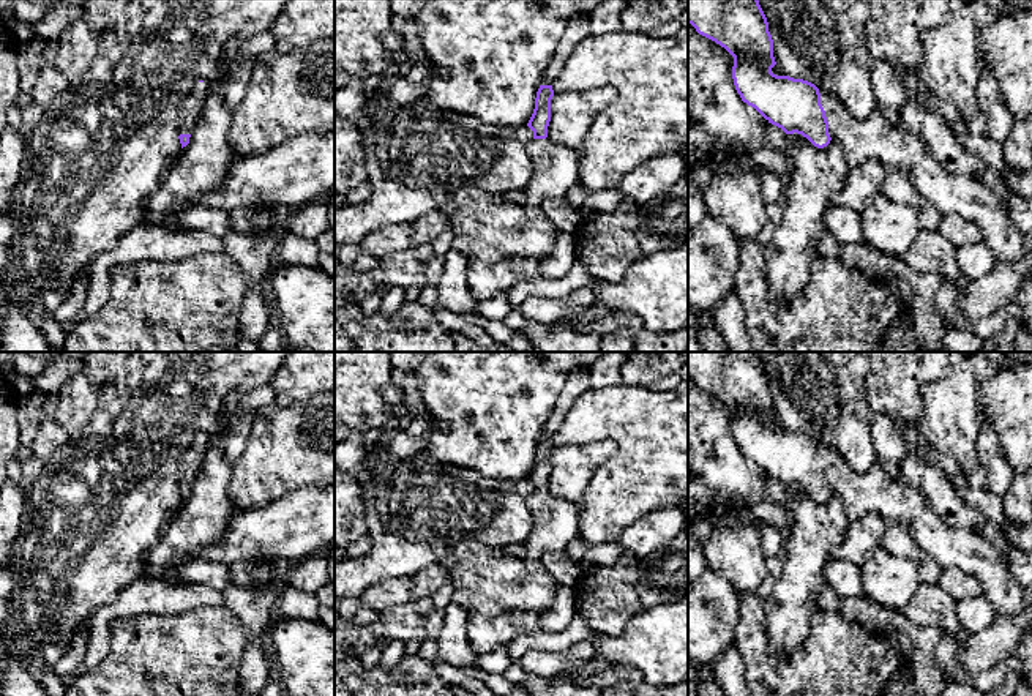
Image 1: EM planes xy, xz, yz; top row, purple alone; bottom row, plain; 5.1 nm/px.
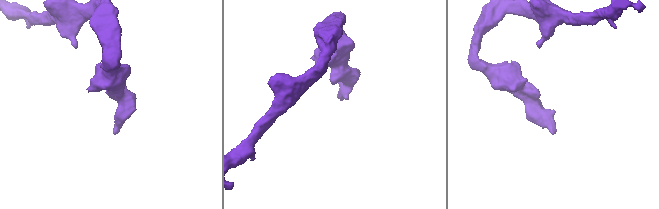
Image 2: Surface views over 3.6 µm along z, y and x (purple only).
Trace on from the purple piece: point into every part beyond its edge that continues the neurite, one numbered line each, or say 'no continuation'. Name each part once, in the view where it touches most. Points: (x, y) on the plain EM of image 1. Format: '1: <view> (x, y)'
1: yz (876, 491)

